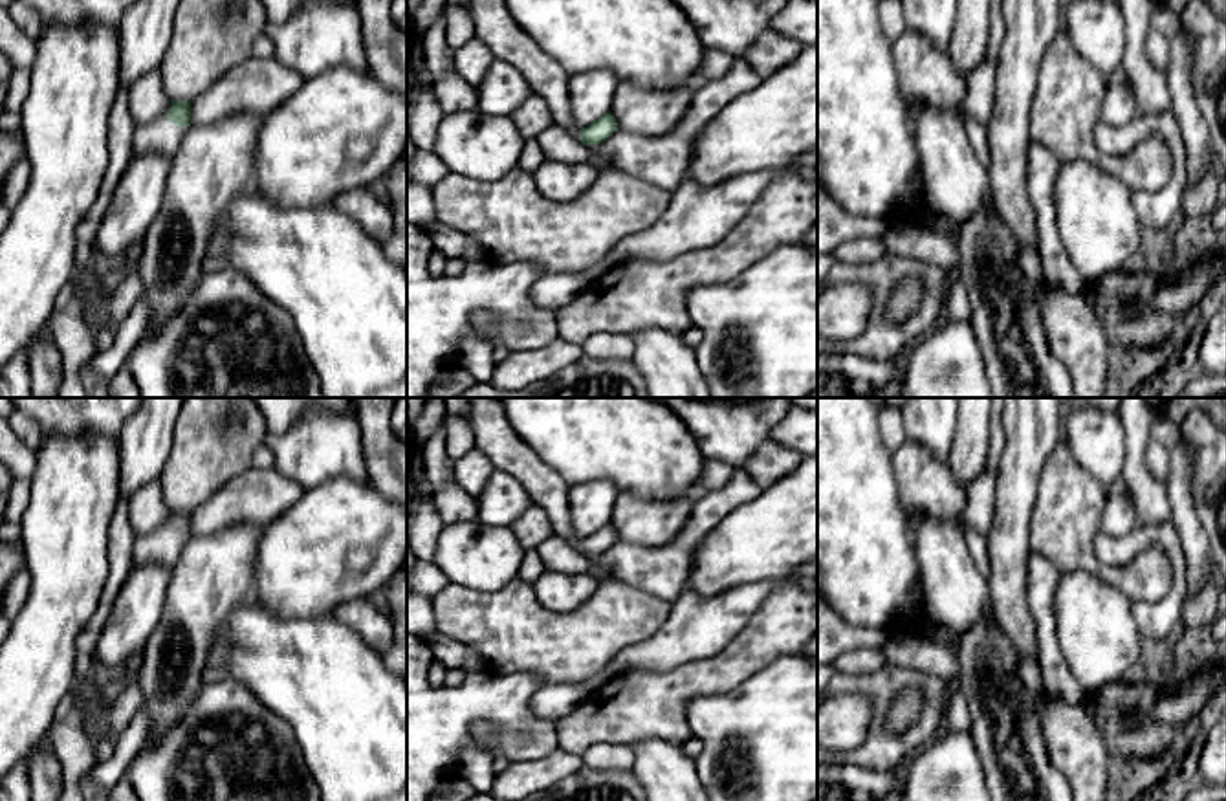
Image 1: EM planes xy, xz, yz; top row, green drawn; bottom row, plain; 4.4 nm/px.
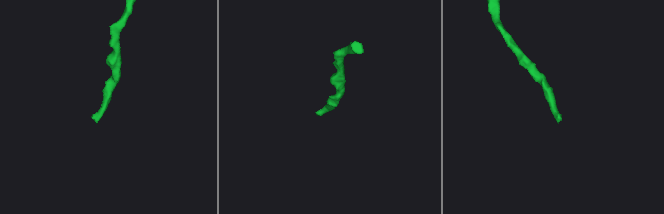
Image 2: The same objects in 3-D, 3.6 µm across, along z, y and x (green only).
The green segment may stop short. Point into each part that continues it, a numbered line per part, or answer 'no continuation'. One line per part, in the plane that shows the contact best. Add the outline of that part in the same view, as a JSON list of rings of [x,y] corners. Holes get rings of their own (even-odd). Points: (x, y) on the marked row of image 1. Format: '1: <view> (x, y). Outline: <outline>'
1: xy (162, 134). Outline: [[[159,115],[147,125],[137,125],[132,139],[132,159],[148,152],[159,152],[172,159],[189,128],[176,126],[167,115]]]

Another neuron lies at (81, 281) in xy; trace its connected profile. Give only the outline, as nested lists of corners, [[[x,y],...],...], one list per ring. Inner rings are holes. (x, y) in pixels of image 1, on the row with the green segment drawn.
[[[77,242],[75,249],[75,271],[71,275],[71,288],[73,288],[73,302],[86,312],[86,304],[92,295],[97,293],[93,284],[93,271],[97,266],[99,255],[93,249],[93,244]]]

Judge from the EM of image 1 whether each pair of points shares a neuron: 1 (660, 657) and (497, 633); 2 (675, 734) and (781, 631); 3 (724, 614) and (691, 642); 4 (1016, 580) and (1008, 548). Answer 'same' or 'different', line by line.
1: different
2: same
3: same
4: same

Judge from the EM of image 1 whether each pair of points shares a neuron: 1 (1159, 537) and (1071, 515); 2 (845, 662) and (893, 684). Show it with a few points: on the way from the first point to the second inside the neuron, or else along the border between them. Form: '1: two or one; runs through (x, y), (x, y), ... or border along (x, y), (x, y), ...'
1: two; border along (1098, 530), (1094, 552), (1105, 563), (1122, 567)
2: two; border along (886, 662), (869, 673), (836, 671)

